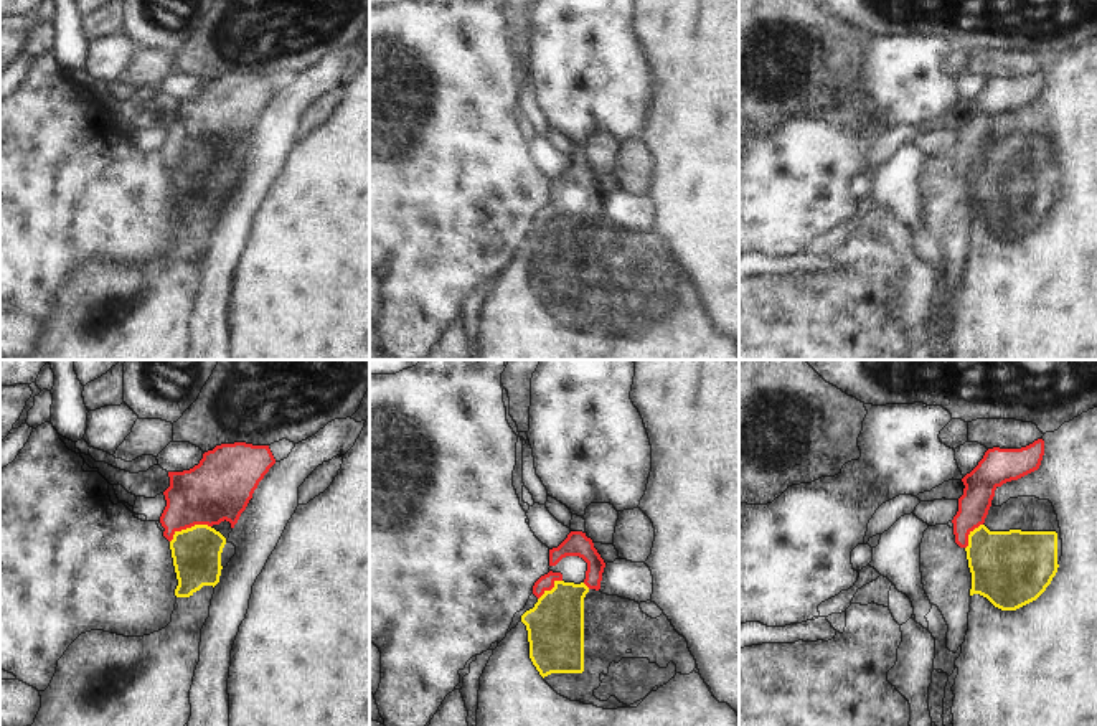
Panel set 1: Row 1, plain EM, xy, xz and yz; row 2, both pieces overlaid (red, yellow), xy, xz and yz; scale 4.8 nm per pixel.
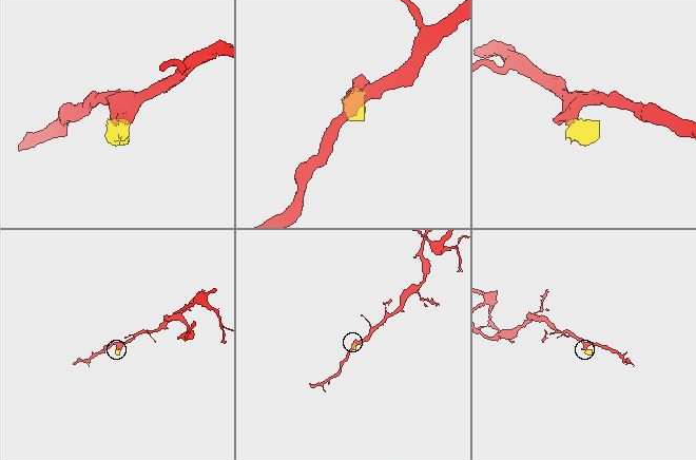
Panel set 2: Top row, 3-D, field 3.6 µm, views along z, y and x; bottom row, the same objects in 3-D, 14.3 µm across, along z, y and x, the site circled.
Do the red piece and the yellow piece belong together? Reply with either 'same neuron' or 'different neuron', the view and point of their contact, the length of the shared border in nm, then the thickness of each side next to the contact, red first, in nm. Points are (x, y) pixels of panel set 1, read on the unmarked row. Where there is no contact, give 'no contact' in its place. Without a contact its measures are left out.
different neuron; contact xy (188, 157); length 220 nm; calibres 320 and 240 nm

